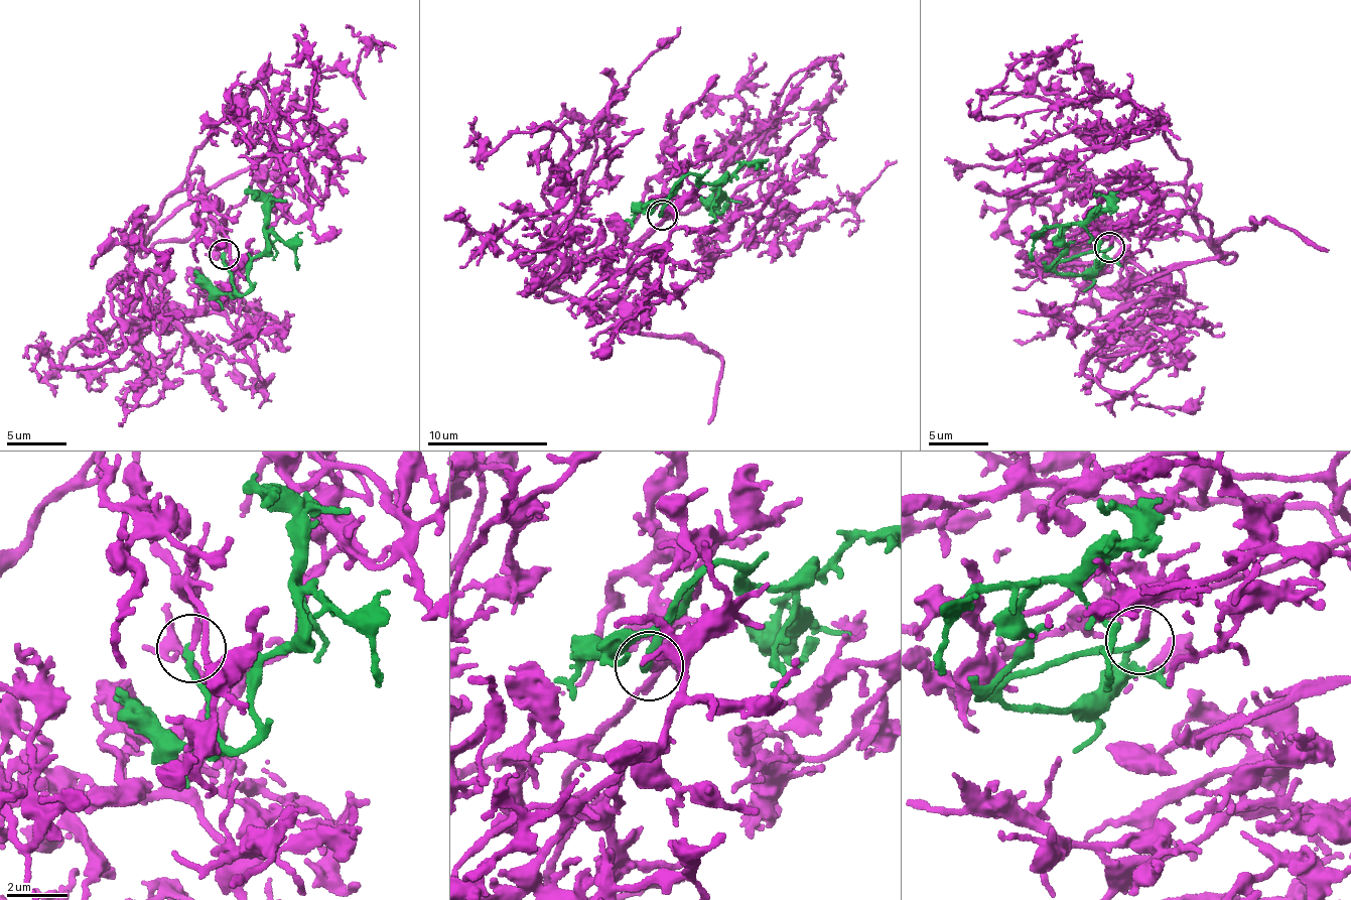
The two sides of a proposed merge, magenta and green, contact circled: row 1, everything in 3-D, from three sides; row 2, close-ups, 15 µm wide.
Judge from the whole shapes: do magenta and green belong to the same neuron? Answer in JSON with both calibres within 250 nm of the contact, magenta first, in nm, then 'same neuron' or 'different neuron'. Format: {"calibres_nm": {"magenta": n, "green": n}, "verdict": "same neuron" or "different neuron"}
{"calibres_nm": {"magenta": 240, "green": 200}, "verdict": "same neuron"}

